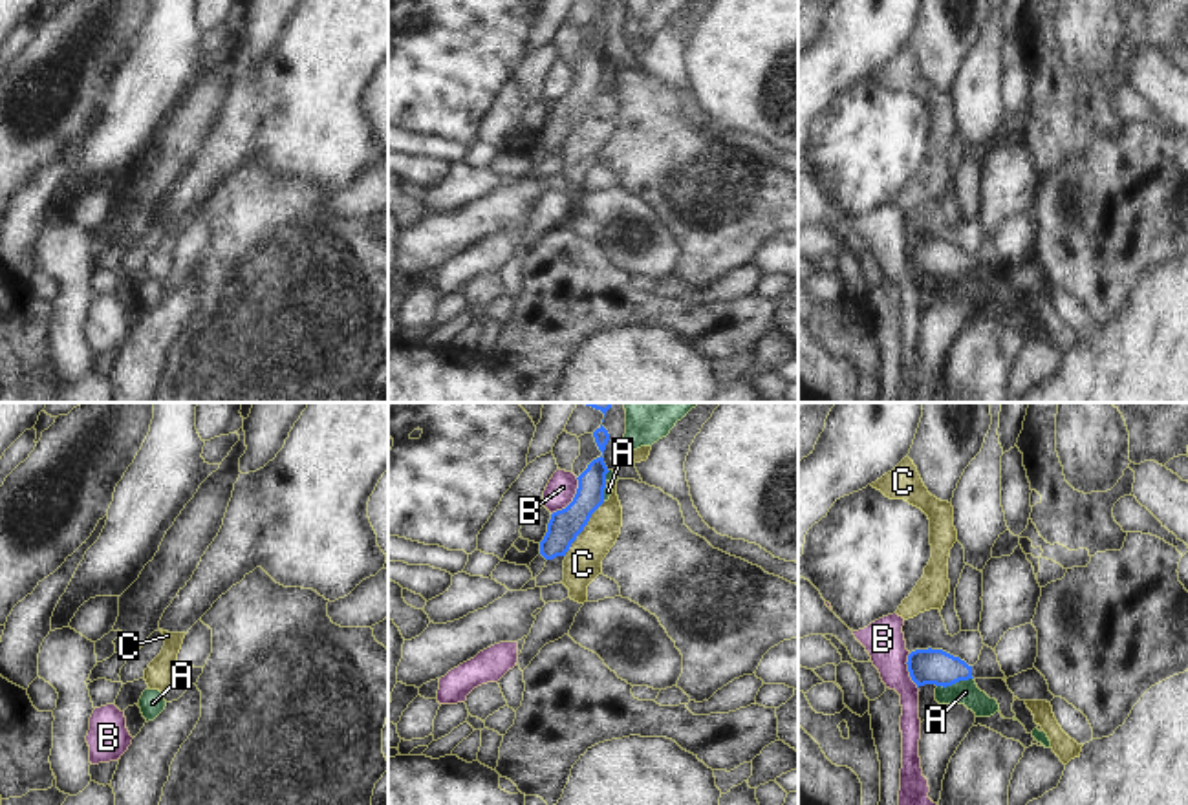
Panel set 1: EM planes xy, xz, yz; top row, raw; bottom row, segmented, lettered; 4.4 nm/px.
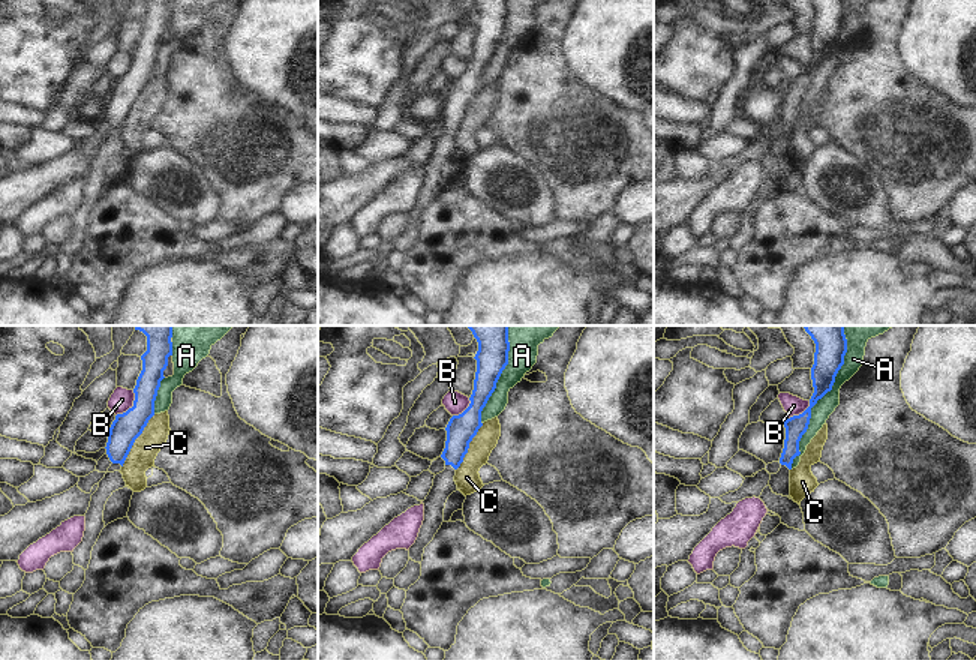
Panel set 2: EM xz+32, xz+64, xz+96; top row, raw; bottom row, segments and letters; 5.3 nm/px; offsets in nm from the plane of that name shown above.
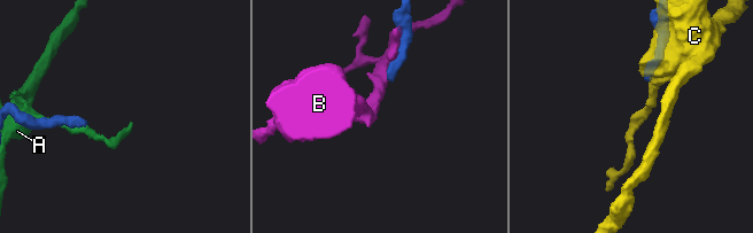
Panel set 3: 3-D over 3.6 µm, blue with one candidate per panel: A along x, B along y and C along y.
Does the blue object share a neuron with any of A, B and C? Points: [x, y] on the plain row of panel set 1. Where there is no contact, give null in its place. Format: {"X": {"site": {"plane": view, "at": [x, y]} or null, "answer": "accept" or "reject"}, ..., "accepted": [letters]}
{"A": {"site": {"plane": "yz", "at": [954, 273]}, "answer": "reject"}, "B": {"site": {"plane": "xz", "at": [573, 90]}, "answer": "reject"}, "C": {"site": {"plane": "xz", "at": [583, 119]}, "answer": "reject"}, "accepted": []}

